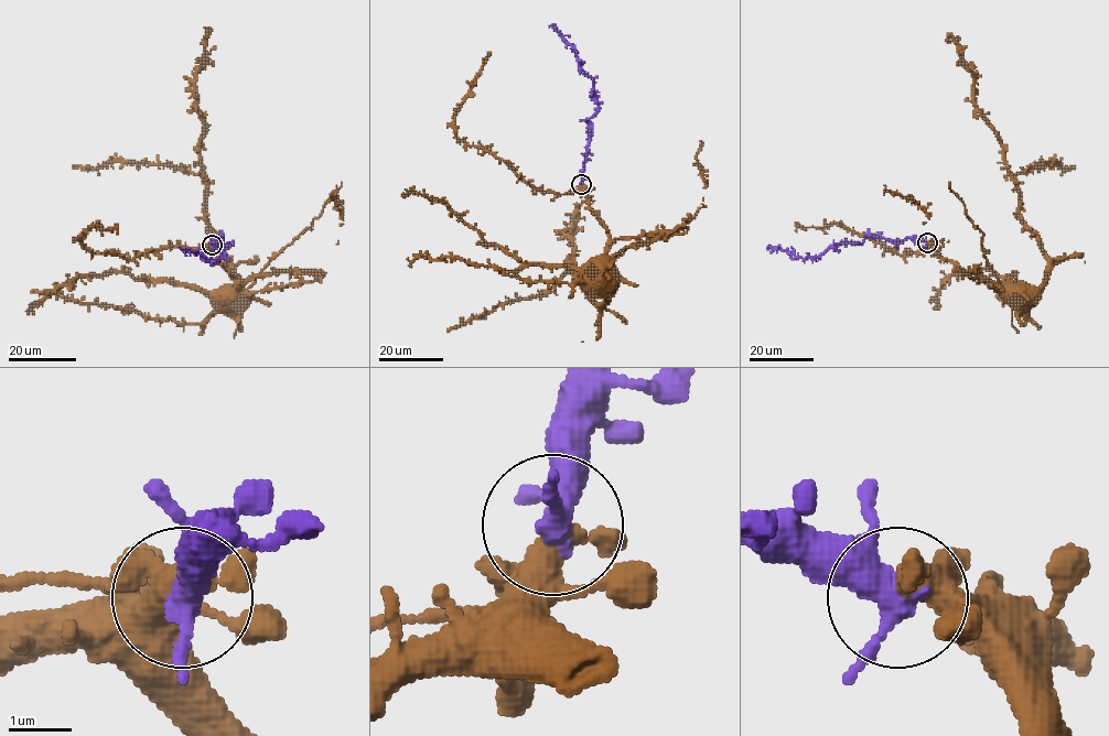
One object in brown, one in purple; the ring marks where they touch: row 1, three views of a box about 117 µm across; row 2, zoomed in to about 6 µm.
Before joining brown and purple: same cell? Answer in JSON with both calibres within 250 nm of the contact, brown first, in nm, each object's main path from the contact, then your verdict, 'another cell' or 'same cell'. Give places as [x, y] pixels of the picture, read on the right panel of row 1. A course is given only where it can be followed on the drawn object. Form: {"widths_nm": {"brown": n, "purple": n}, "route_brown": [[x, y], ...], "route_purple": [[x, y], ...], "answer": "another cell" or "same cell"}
{"widths_nm": {"brown": 320, "purple": 320}, "route_brown": [[928, 242], [999, 287], [1042, 284], [1047, 258], [1022, 218], [1001, 140], [976, 103], [971, 71], [947, 33]], "route_purple": [[928, 242], [869, 236], [862, 242], [839, 242], [817, 257], [799, 257], [771, 245]], "answer": "same cell"}

